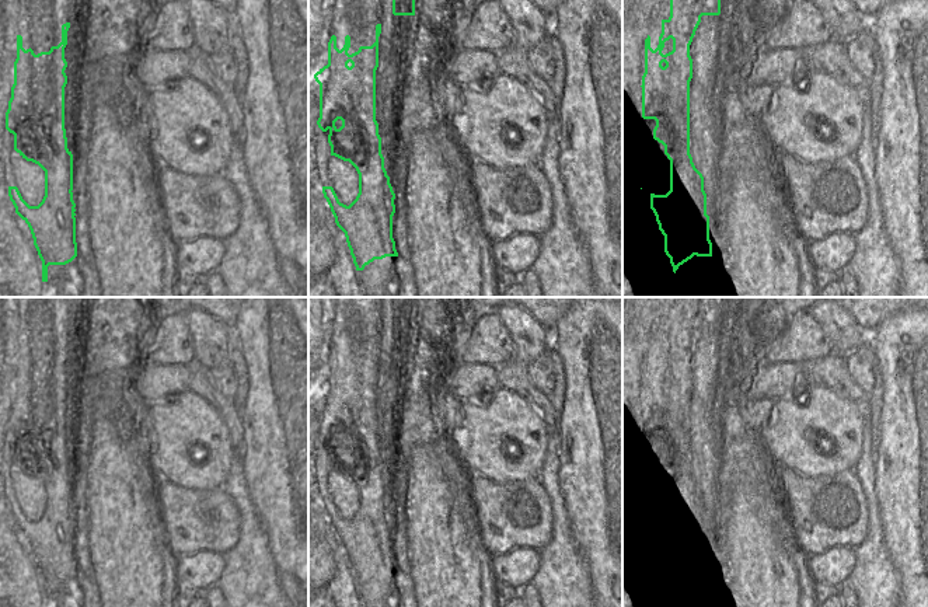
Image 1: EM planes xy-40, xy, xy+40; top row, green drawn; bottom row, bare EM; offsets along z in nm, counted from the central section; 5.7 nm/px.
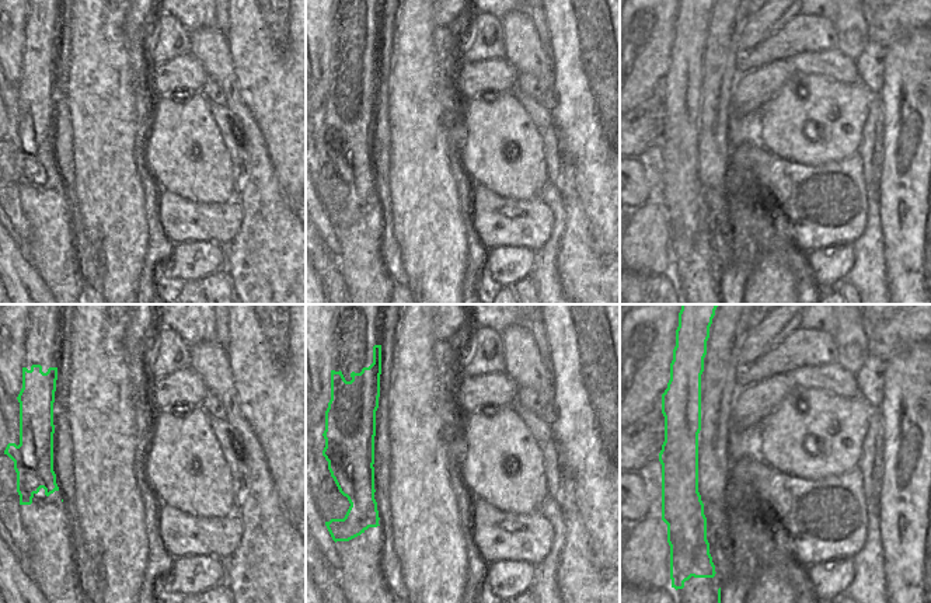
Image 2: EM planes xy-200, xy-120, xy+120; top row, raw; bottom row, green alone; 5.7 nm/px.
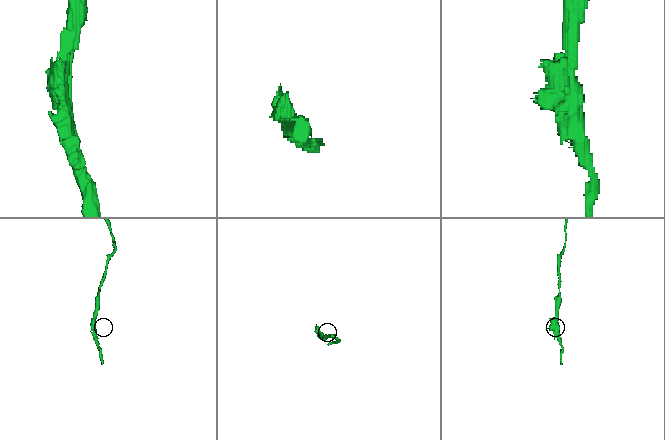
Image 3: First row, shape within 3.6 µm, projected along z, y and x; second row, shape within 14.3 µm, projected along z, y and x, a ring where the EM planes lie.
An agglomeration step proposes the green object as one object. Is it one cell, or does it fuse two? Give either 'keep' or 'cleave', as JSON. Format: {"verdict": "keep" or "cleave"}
{"verdict": "cleave"}

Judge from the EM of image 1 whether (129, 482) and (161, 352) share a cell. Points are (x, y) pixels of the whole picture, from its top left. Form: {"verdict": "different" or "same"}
{"verdict": "different"}

